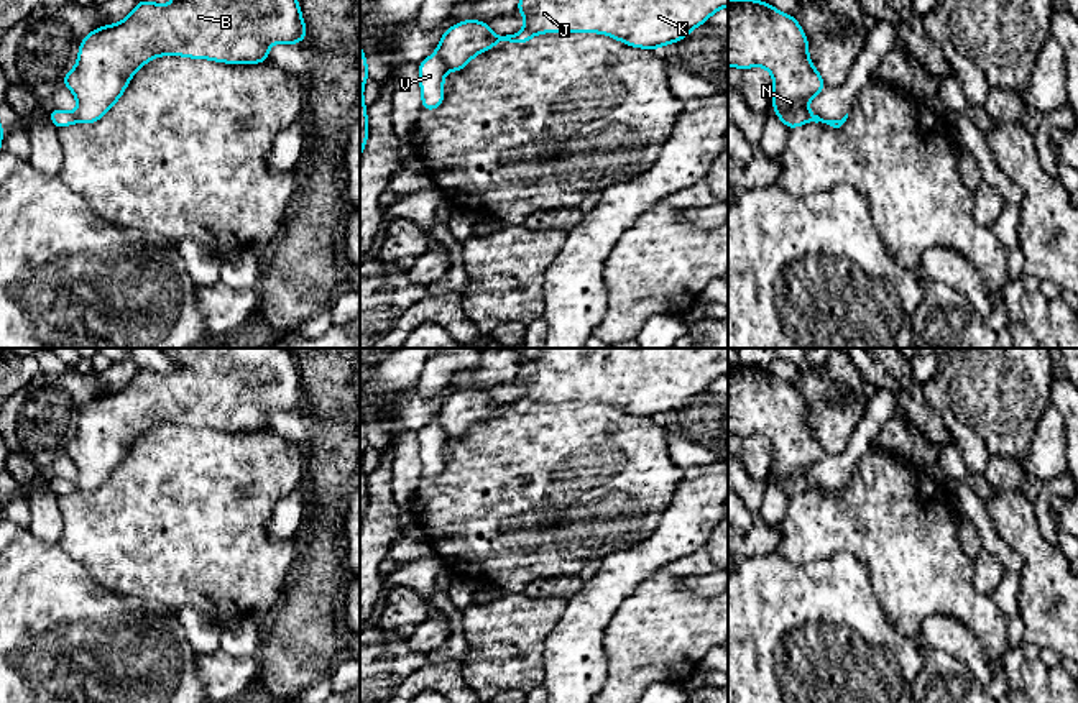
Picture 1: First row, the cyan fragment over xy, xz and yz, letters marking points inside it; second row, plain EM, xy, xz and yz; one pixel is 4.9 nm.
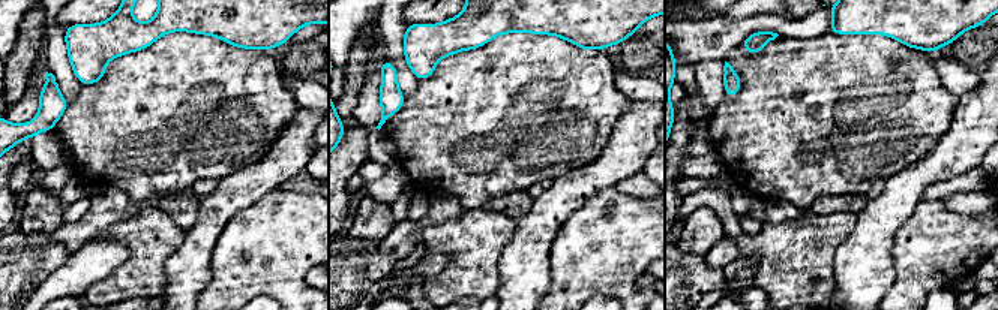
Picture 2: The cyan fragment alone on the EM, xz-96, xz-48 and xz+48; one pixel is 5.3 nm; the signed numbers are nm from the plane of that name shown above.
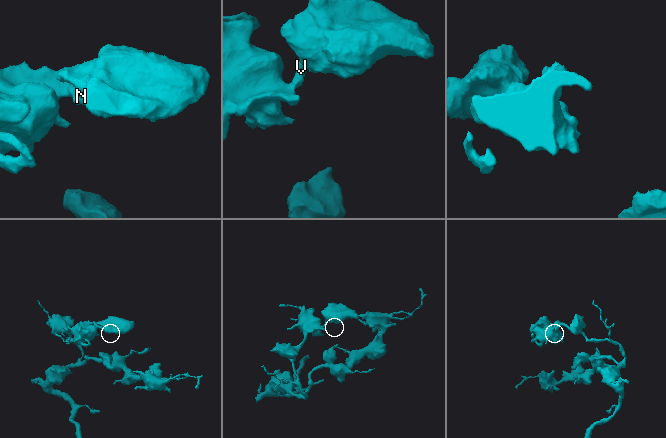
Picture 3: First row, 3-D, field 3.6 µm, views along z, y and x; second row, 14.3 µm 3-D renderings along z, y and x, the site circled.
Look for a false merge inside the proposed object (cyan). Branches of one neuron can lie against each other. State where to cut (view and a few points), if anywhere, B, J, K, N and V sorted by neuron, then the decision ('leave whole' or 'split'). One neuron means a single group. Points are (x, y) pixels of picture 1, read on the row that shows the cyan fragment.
xz (436, 53), (447, 69) | B J K N / V | split

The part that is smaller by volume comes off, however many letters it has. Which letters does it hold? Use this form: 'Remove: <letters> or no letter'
Remove: B, J, K, N

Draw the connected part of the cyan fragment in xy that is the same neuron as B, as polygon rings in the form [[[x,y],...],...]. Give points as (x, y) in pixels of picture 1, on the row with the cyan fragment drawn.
[[[140,0],[120,23],[97,26],[82,38],[77,62],[61,82],[77,99],[76,122],[90,125],[117,103],[135,72],[158,56],[261,64],[270,59],[273,43],[301,44],[306,34],[297,0],[174,0],[171,5]]]

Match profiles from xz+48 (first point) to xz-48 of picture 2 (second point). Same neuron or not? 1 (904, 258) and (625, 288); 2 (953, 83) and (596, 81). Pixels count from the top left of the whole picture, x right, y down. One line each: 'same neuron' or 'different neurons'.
1: same neuron
2: different neurons

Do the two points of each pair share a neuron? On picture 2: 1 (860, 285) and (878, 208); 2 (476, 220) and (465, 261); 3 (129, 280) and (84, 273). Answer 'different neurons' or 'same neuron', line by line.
1: same neuron
2: same neuron
3: different neurons

